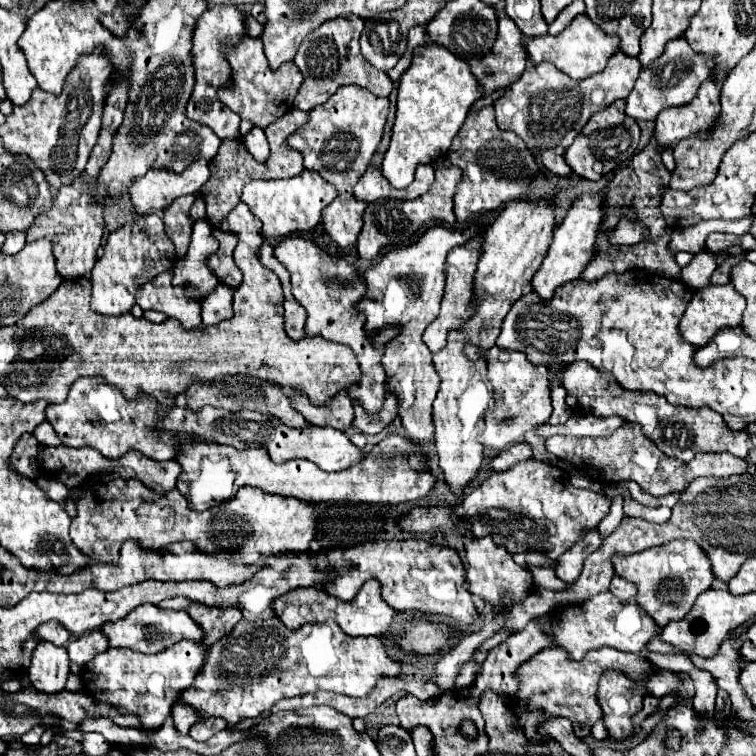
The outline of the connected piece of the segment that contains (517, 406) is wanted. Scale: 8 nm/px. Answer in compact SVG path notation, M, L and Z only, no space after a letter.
M466 344L462 354L468 360L476 360L480 354L486 358L490 382L494 388L494 408L486 412L486 428L478 436L478 442L482 446L506 450L512 444L522 442L524 434L530 428L548 422L552 414L552 398L550 398L550 382L546 366L534 366L526 360L524 352L502 350L498 346L480 352L480 348L476 348L474 344Z

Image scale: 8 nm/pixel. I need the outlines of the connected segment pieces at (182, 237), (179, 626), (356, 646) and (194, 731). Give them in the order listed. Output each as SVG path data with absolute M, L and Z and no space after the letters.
M182 196L164 212L166 234L174 242L178 258L182 258L186 254L186 246L188 246L190 234L192 234L192 220L188 216L192 200L196 200L196 196Z
M144 604L138 606L134 612L130 612L130 616L126 616L126 620L118 620L114 624L104 624L102 632L110 638L110 646L126 646L126 648L136 648L138 652L144 654L156 654L166 650L168 646L180 642L180 640L202 640L204 638L204 630L200 628L200 624L196 624L184 610L162 610L158 606L152 604Z
M278 618L254 620L254 622L240 620L226 638L220 638L216 644L208 648L202 672L198 672L194 684L190 684L186 690L180 692L178 700L186 706L192 706L202 720L216 716L224 718L228 724L238 724L244 718L254 718L260 716L262 712L268 712L274 706L274 702L282 698L304 696L318 690L360 698L374 688L380 676L398 676L398 674L400 664L386 656L386 648L378 636L368 638L346 636L334 620L328 620L324 624L304 624L298 630L288 630Z
M208 720L208 722L196 722L192 728L190 728L190 736L194 738L194 740L200 740L200 742L204 742L204 740L208 740L210 736L214 736L214 732L218 730L224 730L226 728L226 722L224 720L218 720L218 722L212 722L212 720Z

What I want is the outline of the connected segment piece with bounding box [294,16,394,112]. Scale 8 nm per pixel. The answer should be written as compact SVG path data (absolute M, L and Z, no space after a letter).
M348 16L348 18L326 20L320 28L316 28L304 38L294 56L294 64L300 68L304 76L304 84L298 90L298 96L294 98L294 108L310 112L314 106L324 104L344 84L356 84L368 88L374 96L390 96L394 82L382 70L368 64L368 60L360 54L358 40L362 30L364 30L364 20L358 16Z

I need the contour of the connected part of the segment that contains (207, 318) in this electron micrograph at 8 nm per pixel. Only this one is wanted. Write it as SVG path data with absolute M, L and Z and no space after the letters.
M220 282L218 288L206 300L202 300L202 324L204 326L214 326L214 324L234 316L232 294L234 294L234 290Z

